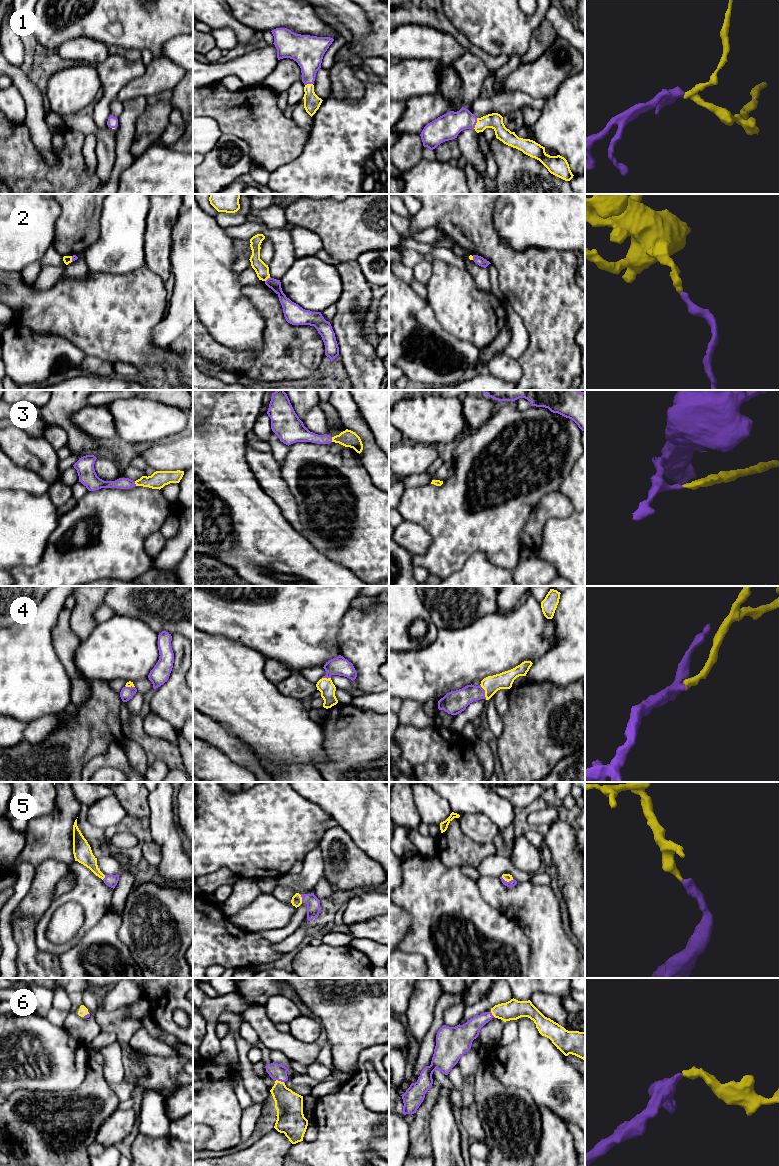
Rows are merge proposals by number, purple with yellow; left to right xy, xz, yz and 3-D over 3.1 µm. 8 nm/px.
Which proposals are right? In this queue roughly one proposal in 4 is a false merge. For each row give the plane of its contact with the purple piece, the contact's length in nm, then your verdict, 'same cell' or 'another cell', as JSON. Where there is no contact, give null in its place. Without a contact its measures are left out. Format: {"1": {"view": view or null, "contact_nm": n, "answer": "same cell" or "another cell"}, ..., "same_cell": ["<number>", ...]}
{"1": {"view": "yz", "contact_nm": 90, "answer": "same cell"}, "2": {"view": "xz", "contact_nm": 60, "answer": "another cell"}, "3": {"view": "xy", "contact_nm": 40, "answer": "same cell"}, "4": {"view": "yz", "contact_nm": 140, "answer": "same cell"}, "5": {"view": "yz", "contact_nm": 110, "answer": "same cell"}, "6": {"view": "xz", "contact_nm": 80, "answer": "same cell"}, "same_cell": ["1", "3", "4", "5", "6"]}

